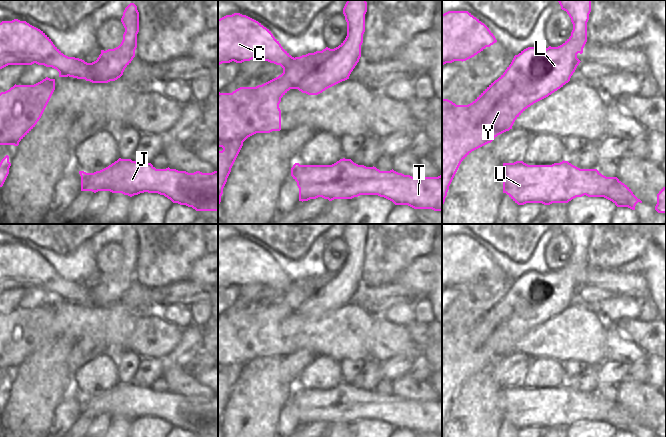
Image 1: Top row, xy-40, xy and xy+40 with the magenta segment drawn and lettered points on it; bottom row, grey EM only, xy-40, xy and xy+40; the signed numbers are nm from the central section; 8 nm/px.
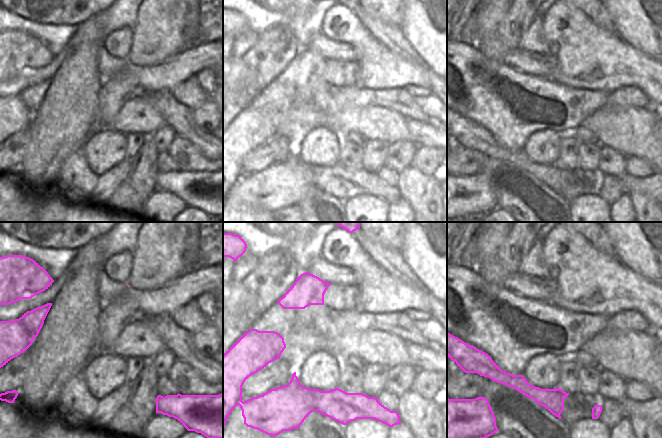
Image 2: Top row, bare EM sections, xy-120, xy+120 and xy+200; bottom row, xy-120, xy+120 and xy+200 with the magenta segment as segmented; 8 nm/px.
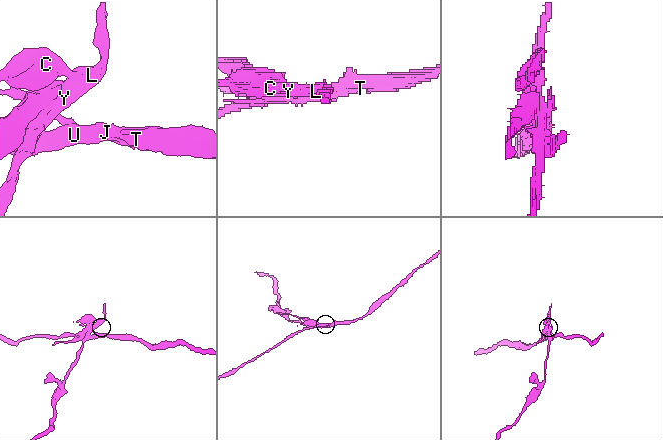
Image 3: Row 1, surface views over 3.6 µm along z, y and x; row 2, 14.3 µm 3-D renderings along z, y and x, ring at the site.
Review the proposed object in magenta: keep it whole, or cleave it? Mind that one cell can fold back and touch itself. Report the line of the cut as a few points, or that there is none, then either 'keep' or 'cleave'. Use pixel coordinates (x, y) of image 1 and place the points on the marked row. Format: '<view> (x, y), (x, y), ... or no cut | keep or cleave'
xy-40 (86, 62), (88, 76), (85, 79) | cleave

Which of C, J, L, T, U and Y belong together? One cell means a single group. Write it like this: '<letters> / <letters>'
C / J L T U Y

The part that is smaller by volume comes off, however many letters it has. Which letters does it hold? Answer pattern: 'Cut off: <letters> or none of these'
Cut off: C

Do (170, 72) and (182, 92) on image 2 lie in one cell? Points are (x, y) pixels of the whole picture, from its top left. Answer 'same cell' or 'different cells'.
different cells

